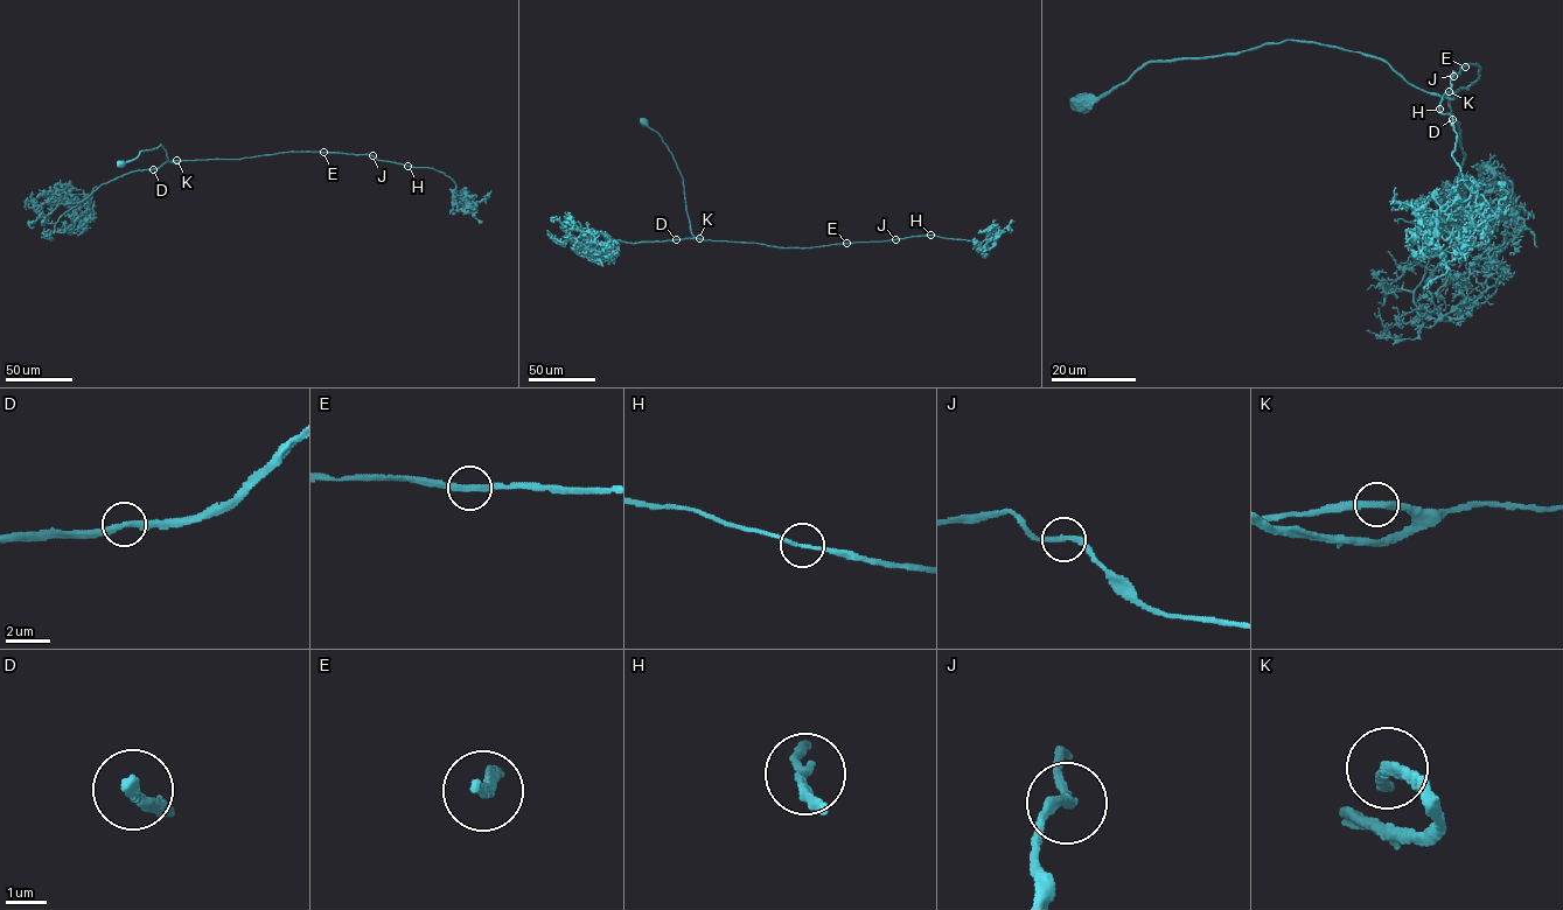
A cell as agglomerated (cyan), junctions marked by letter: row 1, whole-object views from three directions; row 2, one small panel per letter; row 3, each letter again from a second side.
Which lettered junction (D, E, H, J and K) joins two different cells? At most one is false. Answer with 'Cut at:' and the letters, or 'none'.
Cut at: none

